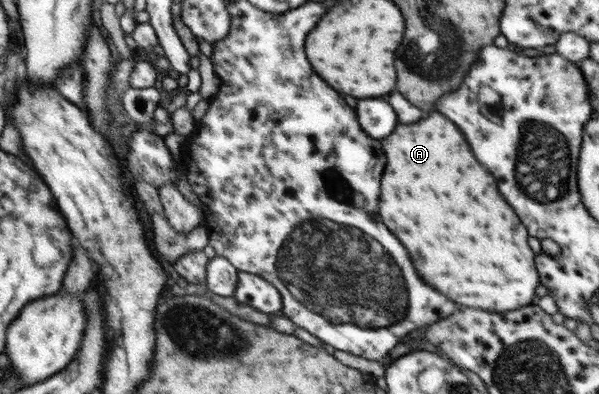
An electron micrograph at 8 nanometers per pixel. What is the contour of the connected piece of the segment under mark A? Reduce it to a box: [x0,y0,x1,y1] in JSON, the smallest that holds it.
[380,113,538,311]

